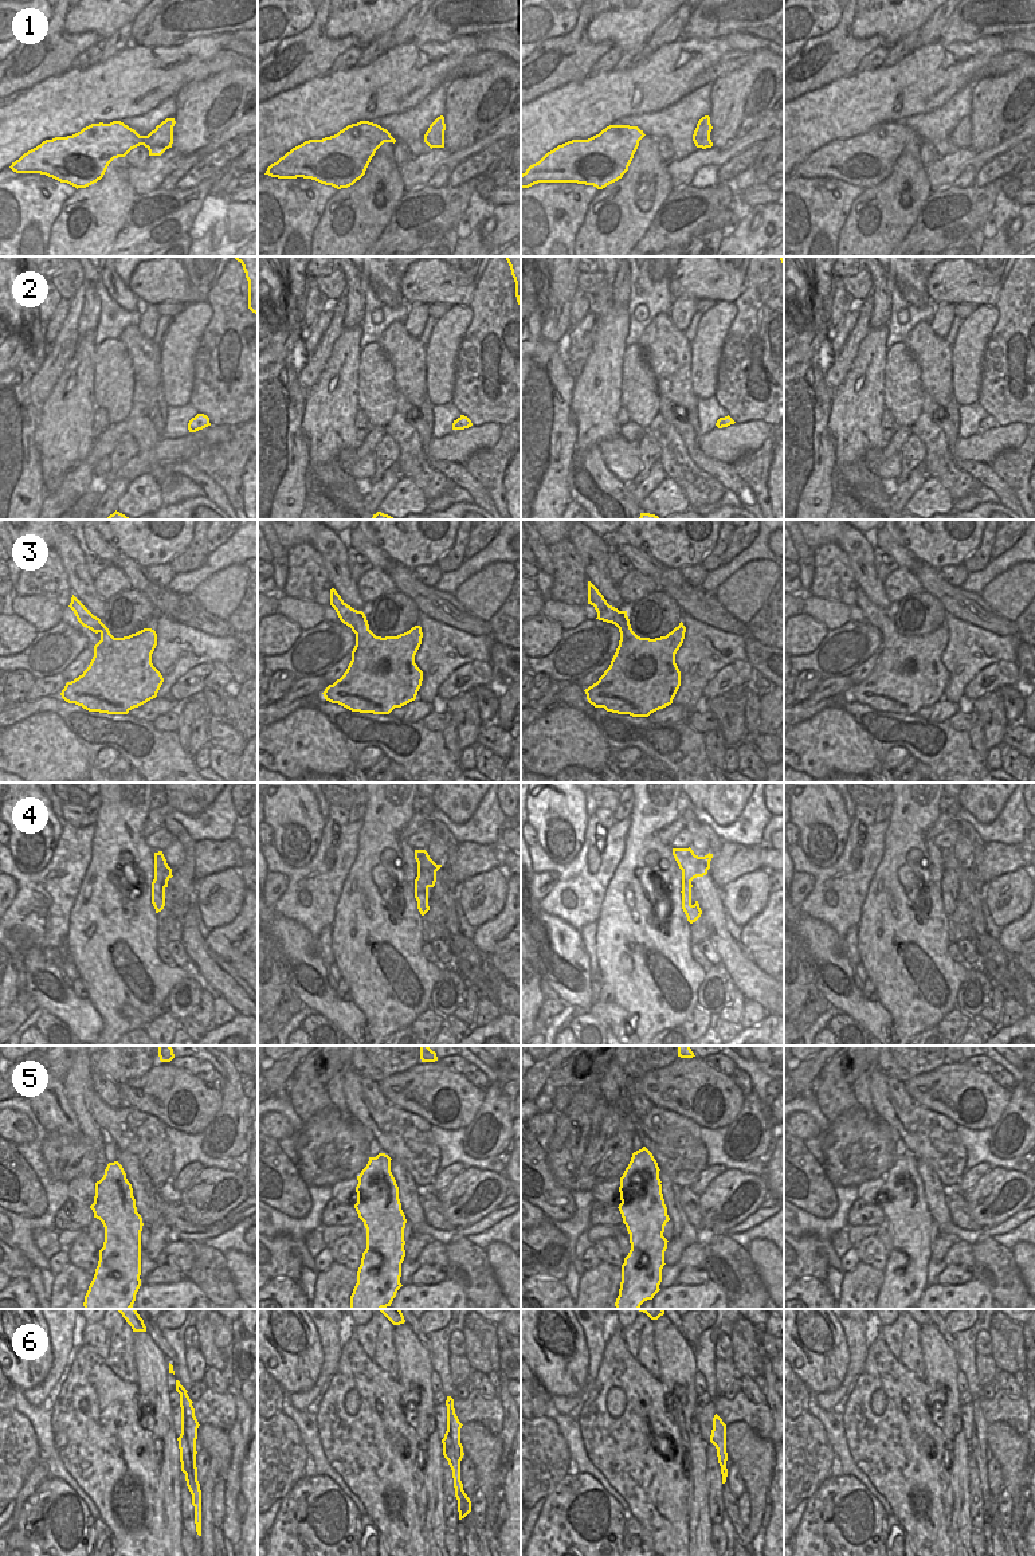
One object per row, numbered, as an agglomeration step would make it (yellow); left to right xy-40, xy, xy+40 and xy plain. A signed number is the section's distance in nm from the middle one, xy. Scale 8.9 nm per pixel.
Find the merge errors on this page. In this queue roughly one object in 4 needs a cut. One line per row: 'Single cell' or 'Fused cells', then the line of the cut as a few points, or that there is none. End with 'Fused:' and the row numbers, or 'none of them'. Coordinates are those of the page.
1: Single cell. No split
2: Single cell. No split
3: Single cell. No split
4: Fused cells. Split along xy (419, 869), (426, 869), (431, 874), (434, 885)
5: Single cell. No split
6: Single cell. No split
Fused: 4

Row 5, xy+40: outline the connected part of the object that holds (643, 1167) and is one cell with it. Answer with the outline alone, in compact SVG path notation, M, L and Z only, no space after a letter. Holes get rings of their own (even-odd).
M643 1147L632 1153L631 1161L620 1177L619 1192L622 1203L618 1208L630 1234L631 1250L622 1265L622 1282L615 1302L616 1309L639 1309L644 1301L652 1300L660 1290L662 1269L666 1265L664 1251L669 1242L663 1232L670 1218L662 1194L659 1171L652 1153Z

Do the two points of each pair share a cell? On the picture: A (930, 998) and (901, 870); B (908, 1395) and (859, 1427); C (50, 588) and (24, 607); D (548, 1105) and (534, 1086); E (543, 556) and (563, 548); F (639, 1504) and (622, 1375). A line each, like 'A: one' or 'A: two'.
A: one
B: one
C: two
D: two
E: two
F: one

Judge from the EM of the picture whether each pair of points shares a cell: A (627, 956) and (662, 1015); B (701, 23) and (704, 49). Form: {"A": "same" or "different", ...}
{"A": "same", "B": "different"}

